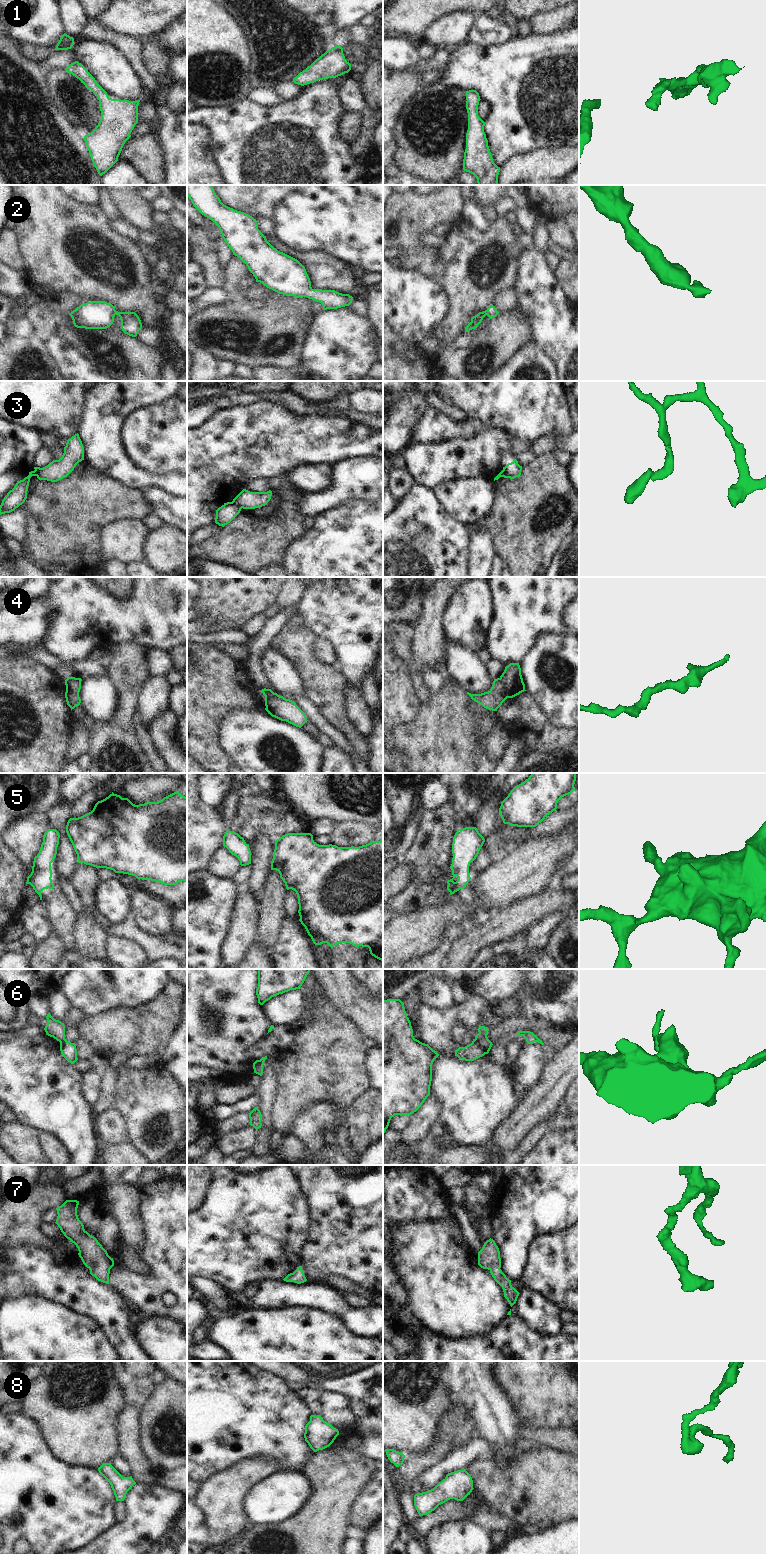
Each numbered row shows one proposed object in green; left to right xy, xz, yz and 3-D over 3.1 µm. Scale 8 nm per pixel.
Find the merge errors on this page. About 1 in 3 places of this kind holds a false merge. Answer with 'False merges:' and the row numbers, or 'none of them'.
False merges: 3, 6

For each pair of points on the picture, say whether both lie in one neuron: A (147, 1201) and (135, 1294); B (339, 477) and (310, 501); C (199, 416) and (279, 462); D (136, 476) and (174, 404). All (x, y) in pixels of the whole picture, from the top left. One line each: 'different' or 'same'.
A: same
B: same
C: different
D: different

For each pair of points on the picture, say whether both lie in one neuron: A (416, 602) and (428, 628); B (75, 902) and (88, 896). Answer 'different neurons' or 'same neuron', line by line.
A: different neurons
B: different neurons

